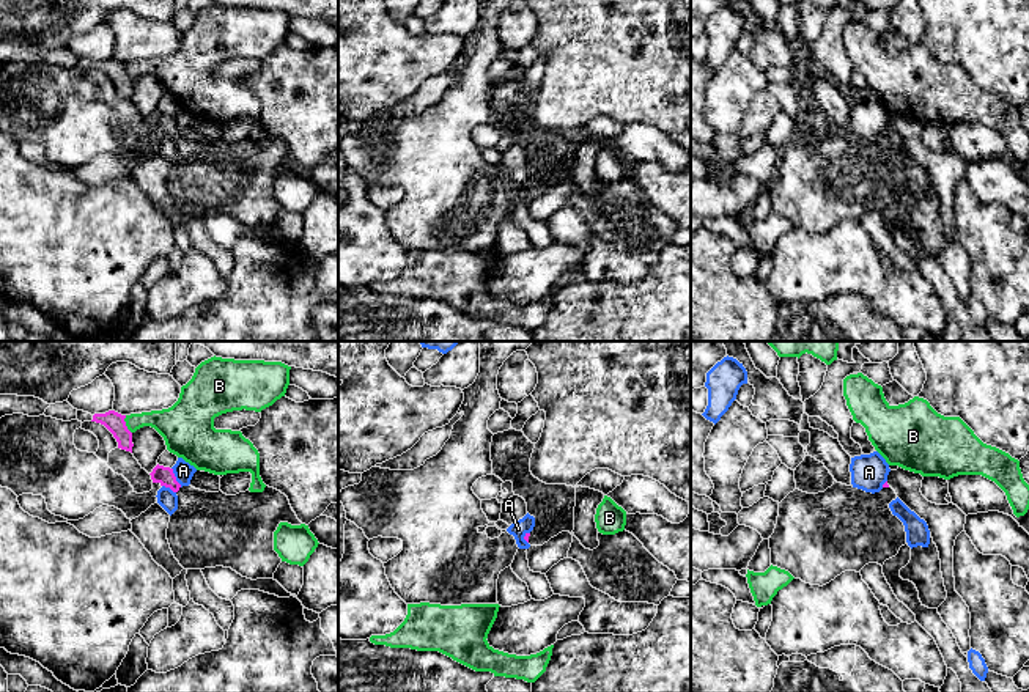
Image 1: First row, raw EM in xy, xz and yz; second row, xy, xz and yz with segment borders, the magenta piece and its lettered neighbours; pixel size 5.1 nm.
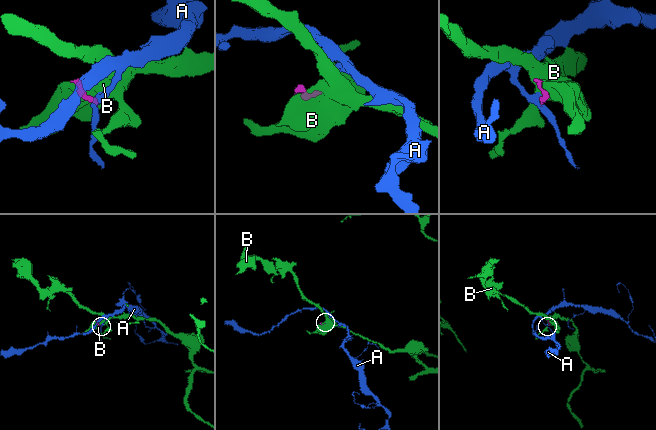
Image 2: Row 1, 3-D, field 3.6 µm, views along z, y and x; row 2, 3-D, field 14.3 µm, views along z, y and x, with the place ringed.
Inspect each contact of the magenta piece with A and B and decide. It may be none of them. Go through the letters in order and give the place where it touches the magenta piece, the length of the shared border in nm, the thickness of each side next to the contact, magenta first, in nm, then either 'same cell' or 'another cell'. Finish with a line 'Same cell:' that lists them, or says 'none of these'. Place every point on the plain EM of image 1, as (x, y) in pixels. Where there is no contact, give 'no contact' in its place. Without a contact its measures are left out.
A: meets magenta in xy at (175, 125); contact 120 nm long; 90 nm thick on the magenta side, 100 nm on the other; another cell
B: meets magenta in xy at (125, 73); contact 100 nm long; 100 nm thick on the magenta side, 170 nm on the other; another cell
Same cell: none of these

